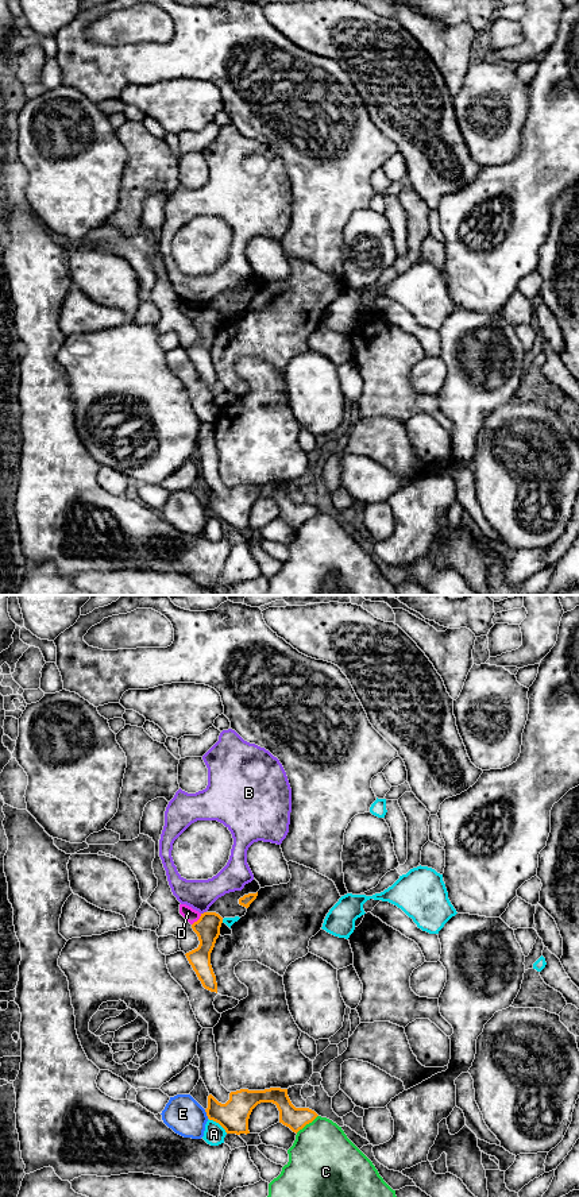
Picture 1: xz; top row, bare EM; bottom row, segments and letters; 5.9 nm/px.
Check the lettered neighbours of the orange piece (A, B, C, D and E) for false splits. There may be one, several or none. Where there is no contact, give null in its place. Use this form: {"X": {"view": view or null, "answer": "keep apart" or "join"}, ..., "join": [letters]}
{"A": {"view": "xz", "answer": "keep apart"}, "B": {"view": "xz", "answer": "keep apart"}, "C": {"view": "xz", "answer": "keep apart"}, "D": {"view": "xz", "answer": "keep apart"}, "E": {"view": "xz", "answer": "keep apart"}, "join": []}

